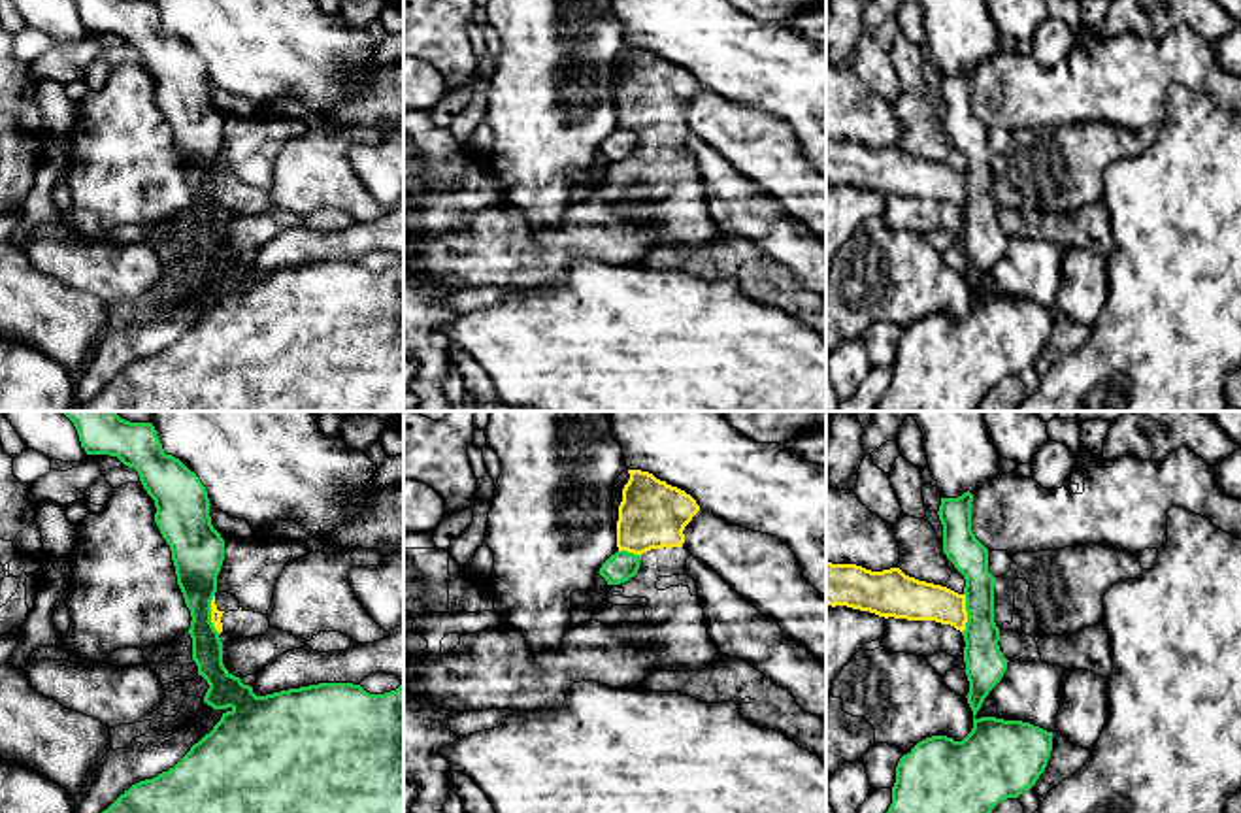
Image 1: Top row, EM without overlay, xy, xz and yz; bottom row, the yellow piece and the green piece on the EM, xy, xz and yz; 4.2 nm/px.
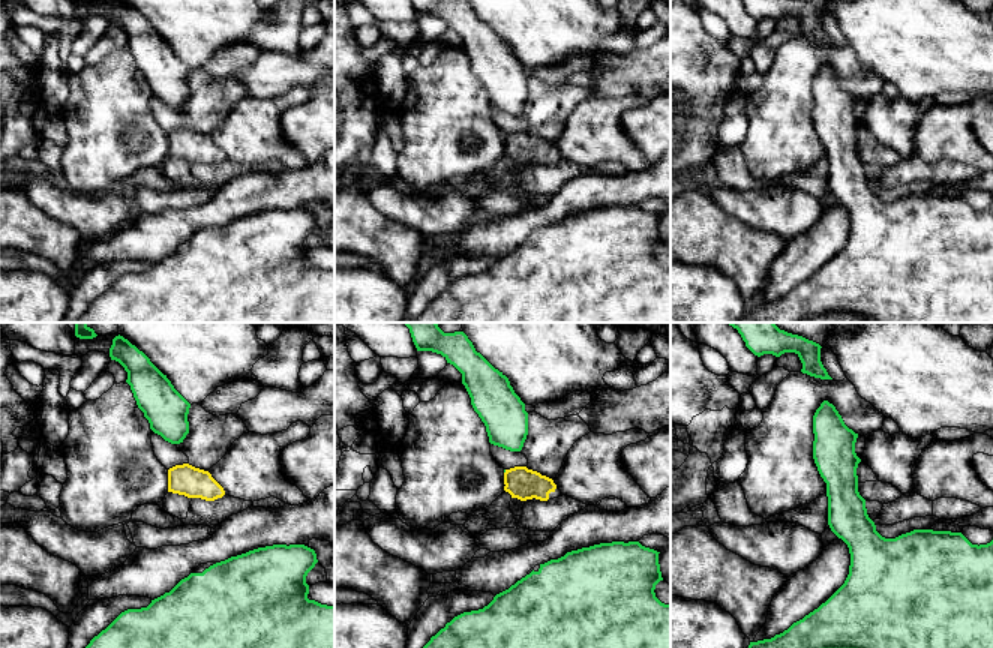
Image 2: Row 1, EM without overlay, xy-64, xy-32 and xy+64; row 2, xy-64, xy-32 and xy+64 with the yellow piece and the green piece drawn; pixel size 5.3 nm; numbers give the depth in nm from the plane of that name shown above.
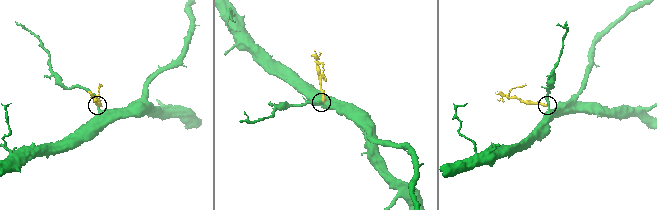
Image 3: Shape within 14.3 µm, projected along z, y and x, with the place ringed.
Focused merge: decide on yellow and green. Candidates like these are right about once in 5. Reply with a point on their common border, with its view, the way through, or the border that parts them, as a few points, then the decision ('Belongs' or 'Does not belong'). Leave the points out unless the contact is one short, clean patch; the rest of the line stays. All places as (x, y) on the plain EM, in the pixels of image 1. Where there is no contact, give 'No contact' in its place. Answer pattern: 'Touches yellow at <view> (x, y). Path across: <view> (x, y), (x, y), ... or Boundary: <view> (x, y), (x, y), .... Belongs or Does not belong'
Touches yellow at yz (966, 191). Boundary: yz (964, 170), (966, 206), (962, 210). Does not belong

